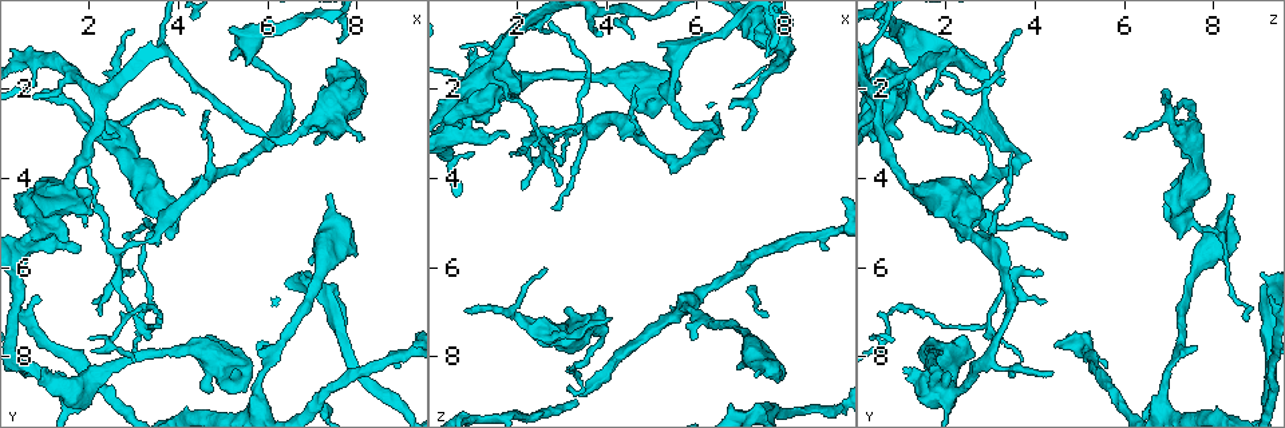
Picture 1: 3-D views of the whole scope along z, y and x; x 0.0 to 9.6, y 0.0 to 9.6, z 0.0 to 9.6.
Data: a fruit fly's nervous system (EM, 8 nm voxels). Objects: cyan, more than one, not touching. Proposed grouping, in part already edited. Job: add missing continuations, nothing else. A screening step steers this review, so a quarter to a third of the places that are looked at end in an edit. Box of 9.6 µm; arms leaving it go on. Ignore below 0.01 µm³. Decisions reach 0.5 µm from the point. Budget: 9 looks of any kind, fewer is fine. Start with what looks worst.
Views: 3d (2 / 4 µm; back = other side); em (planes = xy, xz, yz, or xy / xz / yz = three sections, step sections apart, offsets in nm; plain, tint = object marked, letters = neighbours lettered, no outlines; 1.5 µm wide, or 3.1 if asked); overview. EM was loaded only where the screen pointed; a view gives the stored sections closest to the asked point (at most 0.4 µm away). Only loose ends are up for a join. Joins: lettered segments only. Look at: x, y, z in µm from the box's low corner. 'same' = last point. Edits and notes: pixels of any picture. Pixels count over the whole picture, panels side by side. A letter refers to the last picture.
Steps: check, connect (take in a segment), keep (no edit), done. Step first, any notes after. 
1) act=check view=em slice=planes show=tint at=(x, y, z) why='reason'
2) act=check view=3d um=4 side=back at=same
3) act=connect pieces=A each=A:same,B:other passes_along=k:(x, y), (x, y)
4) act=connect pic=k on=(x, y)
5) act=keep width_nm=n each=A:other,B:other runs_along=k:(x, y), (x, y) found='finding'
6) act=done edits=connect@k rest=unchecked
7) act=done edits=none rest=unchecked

act=check view=em slice=planes show=letters at=(1.00, 8.25, 1.05) why='thick end'

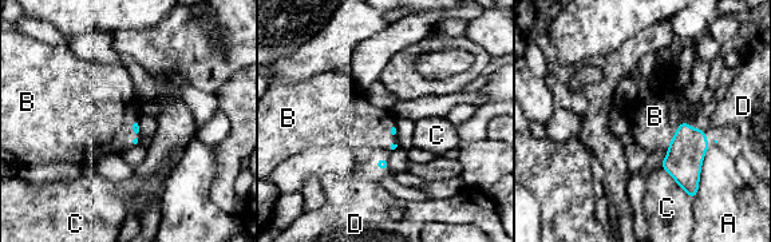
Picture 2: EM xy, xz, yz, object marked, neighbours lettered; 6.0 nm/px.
act=connect pieces=B each=A:other,B:same,C:other,D:other passes_along=2:(684, 158), (672, 138), (655, 116) found='it goes on there'

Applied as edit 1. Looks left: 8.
act=check view=3d um=2 side=back at=(0.85, 2.10, 7.00) why='tapers out'

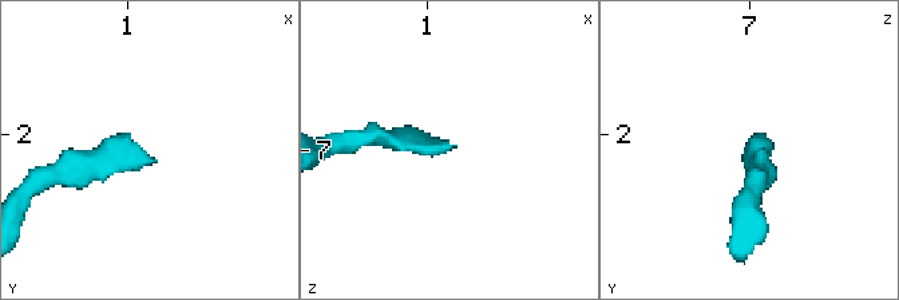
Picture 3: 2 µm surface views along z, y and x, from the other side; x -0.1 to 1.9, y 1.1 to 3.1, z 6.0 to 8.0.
act=check view=em slice=planes show=letters at=(0.82, 2.14, 6.96)

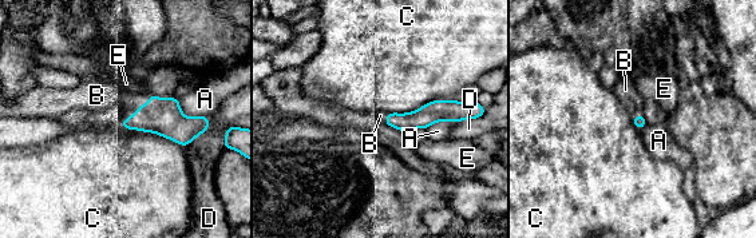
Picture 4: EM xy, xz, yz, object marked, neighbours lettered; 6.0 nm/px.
act=connect pieces=B longest_contact=C:400nm each=A:other,B:same,C:other,D:other,E:other found='it goes on there'

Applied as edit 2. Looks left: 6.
act=check view=overview

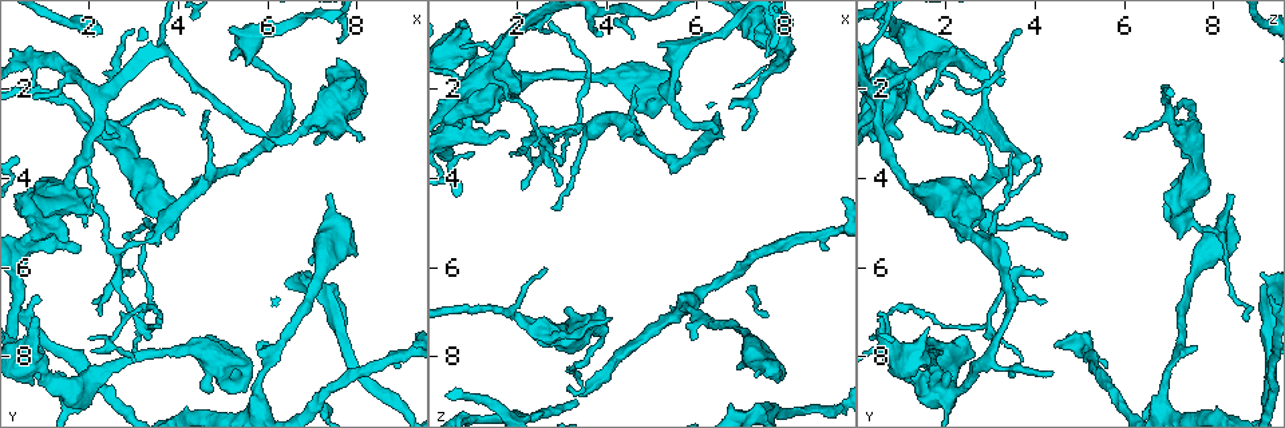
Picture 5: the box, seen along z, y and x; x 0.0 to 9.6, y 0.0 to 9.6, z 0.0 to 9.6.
act=check view=em slice=planes show=letters at=(4.10, 2.50, 7.15) why='tapers out'

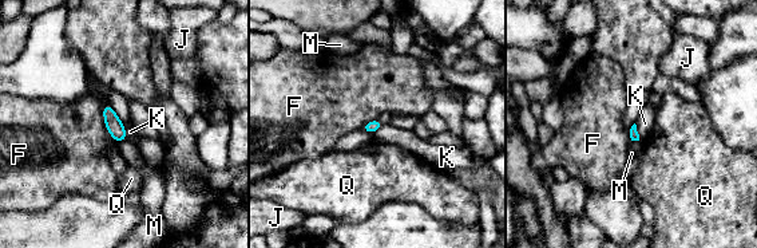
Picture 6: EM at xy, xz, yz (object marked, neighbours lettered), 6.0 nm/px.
act=keep each=F:other,J:other,K:other,M:other,Q:other border=6:(634, 124), (639, 140) found='none of them fits'

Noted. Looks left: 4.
act=check view=em slice=planes show=letters at=(7.45, 4.30, 8.40) why='free end'

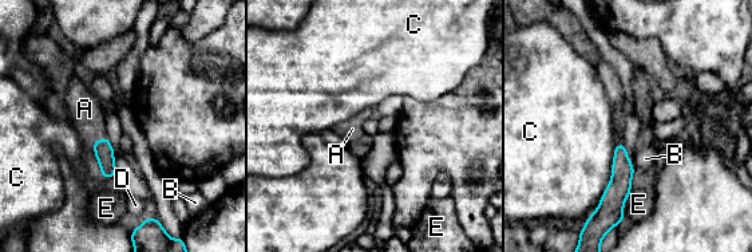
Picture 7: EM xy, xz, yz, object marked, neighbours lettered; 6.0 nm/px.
act=connect pieces=A each=A:same,B:other,C:other,D:other,E:other passes_along=7:(103, 150), (99, 140), (84, 109) found='it goes on there'

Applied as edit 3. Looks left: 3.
act=done edits=connect@2,connect@4,connect@7 rest=unchecked

